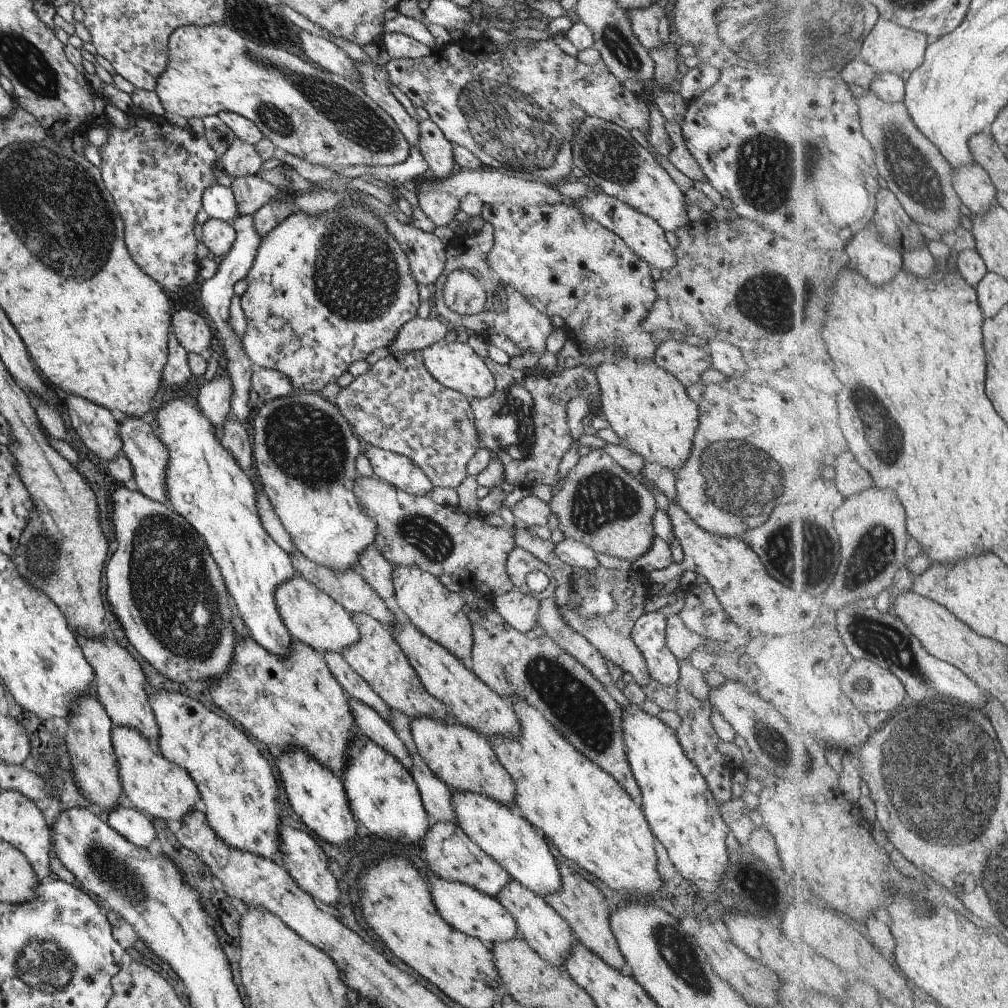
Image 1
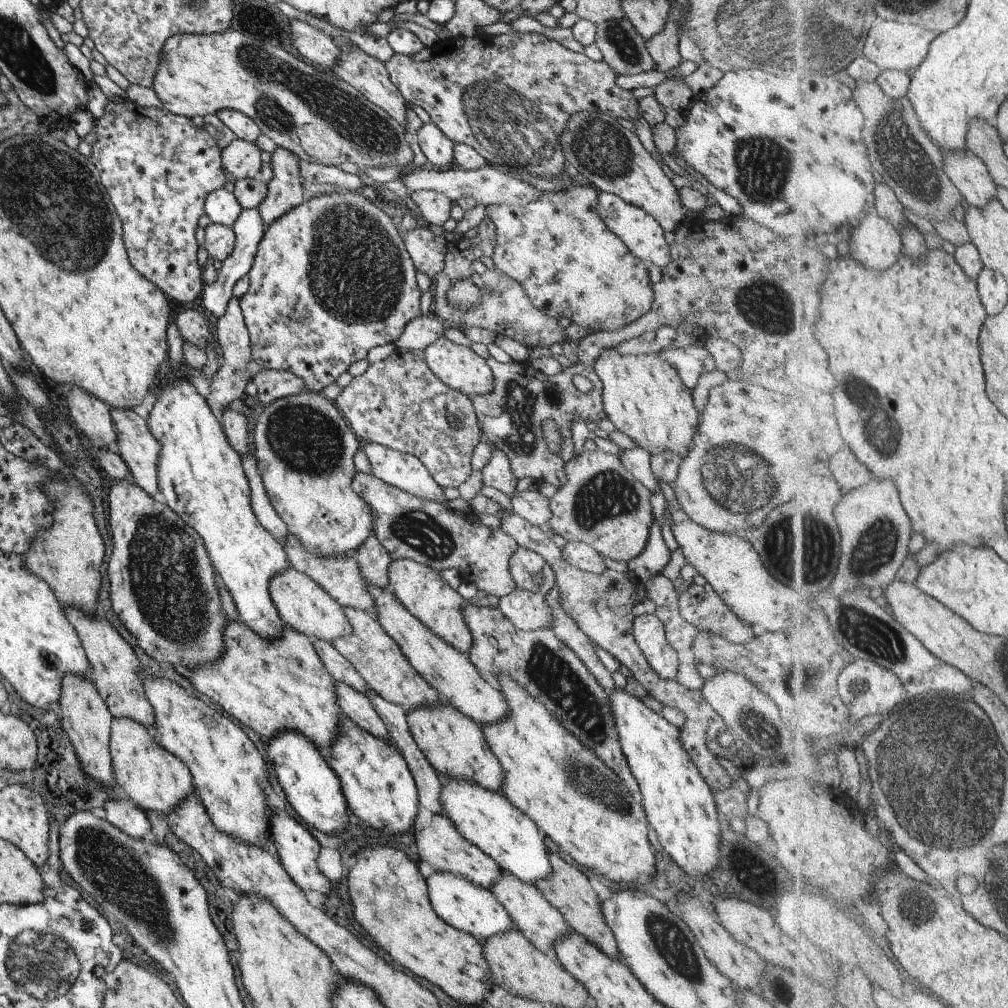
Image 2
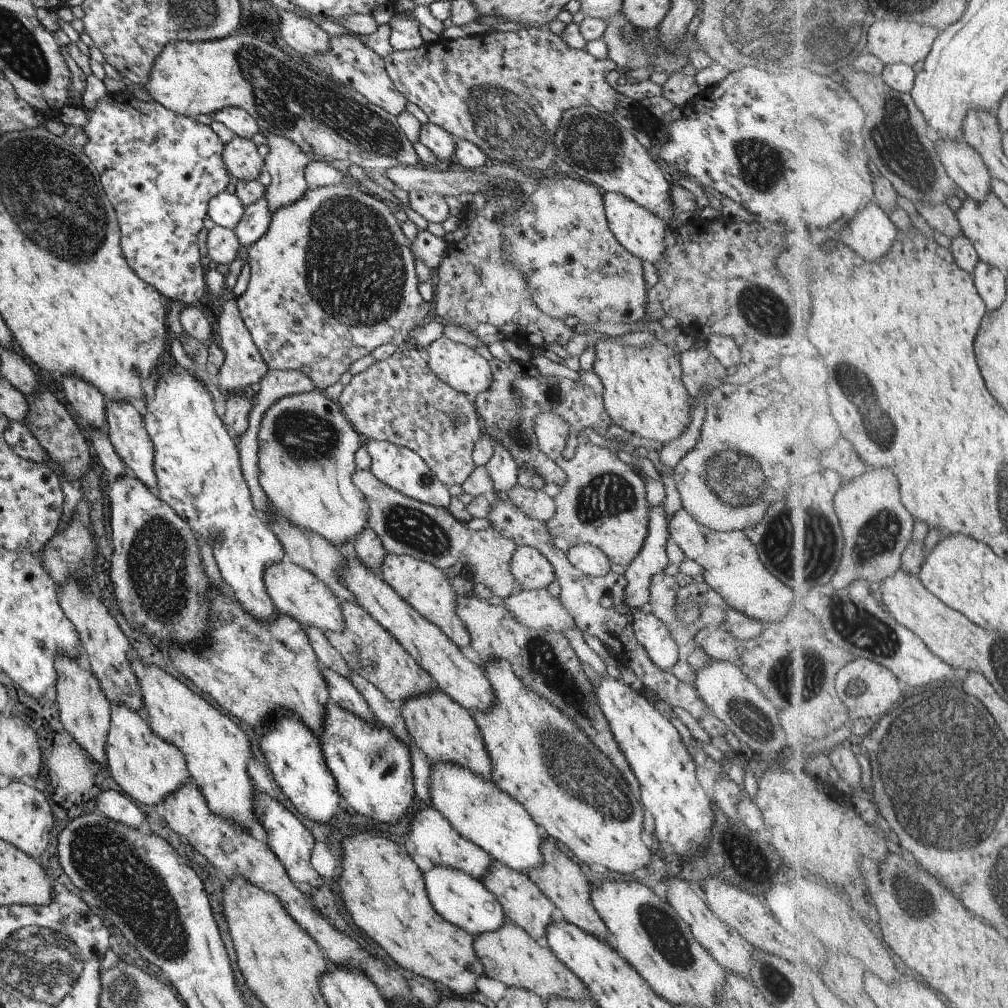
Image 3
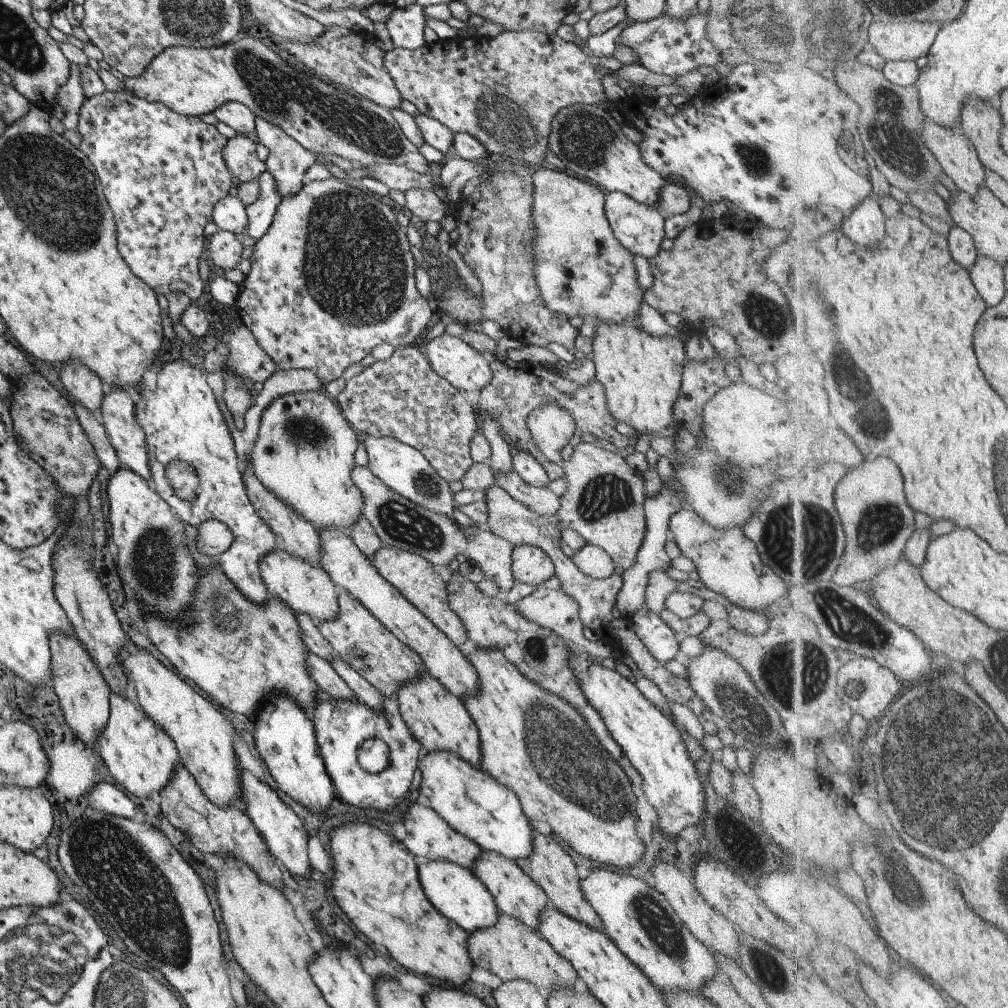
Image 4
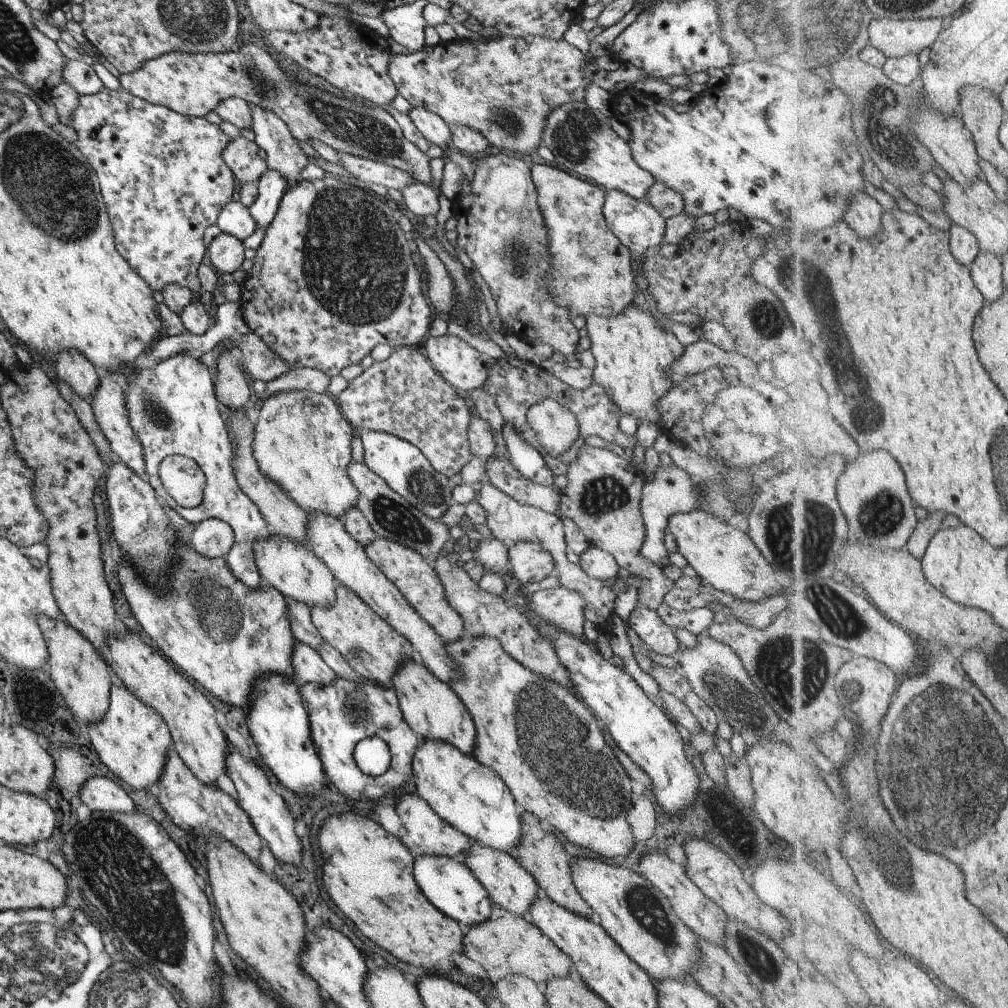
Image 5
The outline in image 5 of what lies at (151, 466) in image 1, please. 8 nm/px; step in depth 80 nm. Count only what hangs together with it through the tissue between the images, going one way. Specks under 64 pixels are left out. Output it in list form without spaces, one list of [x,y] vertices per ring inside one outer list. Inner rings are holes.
[[[105,372],[99,373],[99,380],[93,394],[90,396],[90,407],[98,429],[108,442],[108,448],[119,456],[120,462],[136,475],[144,472],[144,458],[139,440],[135,438],[133,429],[129,426],[124,405],[124,394],[121,388],[108,377]]]

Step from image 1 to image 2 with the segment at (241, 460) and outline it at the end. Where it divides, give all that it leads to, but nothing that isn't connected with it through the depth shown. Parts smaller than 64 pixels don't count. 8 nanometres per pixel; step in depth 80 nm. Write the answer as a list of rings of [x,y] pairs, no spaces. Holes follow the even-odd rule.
[[[241,402],[224,408],[220,425],[229,446],[236,450],[241,458],[248,451],[247,420],[243,415]]]

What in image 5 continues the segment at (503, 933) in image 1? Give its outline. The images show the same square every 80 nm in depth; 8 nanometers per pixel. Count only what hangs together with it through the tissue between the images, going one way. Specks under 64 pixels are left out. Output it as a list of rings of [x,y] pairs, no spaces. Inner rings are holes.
[[[416,855],[413,857],[412,875],[421,894],[441,914],[452,918],[462,929],[484,921],[489,916],[492,903],[487,891],[463,861],[448,856]]]

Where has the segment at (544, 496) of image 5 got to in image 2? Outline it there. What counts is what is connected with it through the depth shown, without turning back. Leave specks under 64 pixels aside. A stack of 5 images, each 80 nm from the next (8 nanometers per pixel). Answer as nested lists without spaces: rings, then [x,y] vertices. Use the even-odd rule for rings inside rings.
[[[536,486],[509,496],[511,511],[528,523],[543,528],[552,516],[548,499],[538,493]]]

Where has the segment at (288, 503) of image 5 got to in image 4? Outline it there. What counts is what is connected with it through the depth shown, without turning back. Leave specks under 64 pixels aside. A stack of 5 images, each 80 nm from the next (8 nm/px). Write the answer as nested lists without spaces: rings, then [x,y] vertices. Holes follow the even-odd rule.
[[[250,462],[245,468],[241,467],[241,472],[244,489],[246,490],[249,502],[259,515],[259,518],[263,519],[263,522],[269,527],[269,530],[276,536],[280,548],[290,555],[305,559],[312,565],[320,566],[318,562],[320,539],[313,525],[308,523],[305,519],[302,519],[301,515],[295,513],[290,506],[287,506],[287,504],[281,499],[278,499],[270,490],[267,490],[267,488],[261,484],[261,481],[256,479]]]

